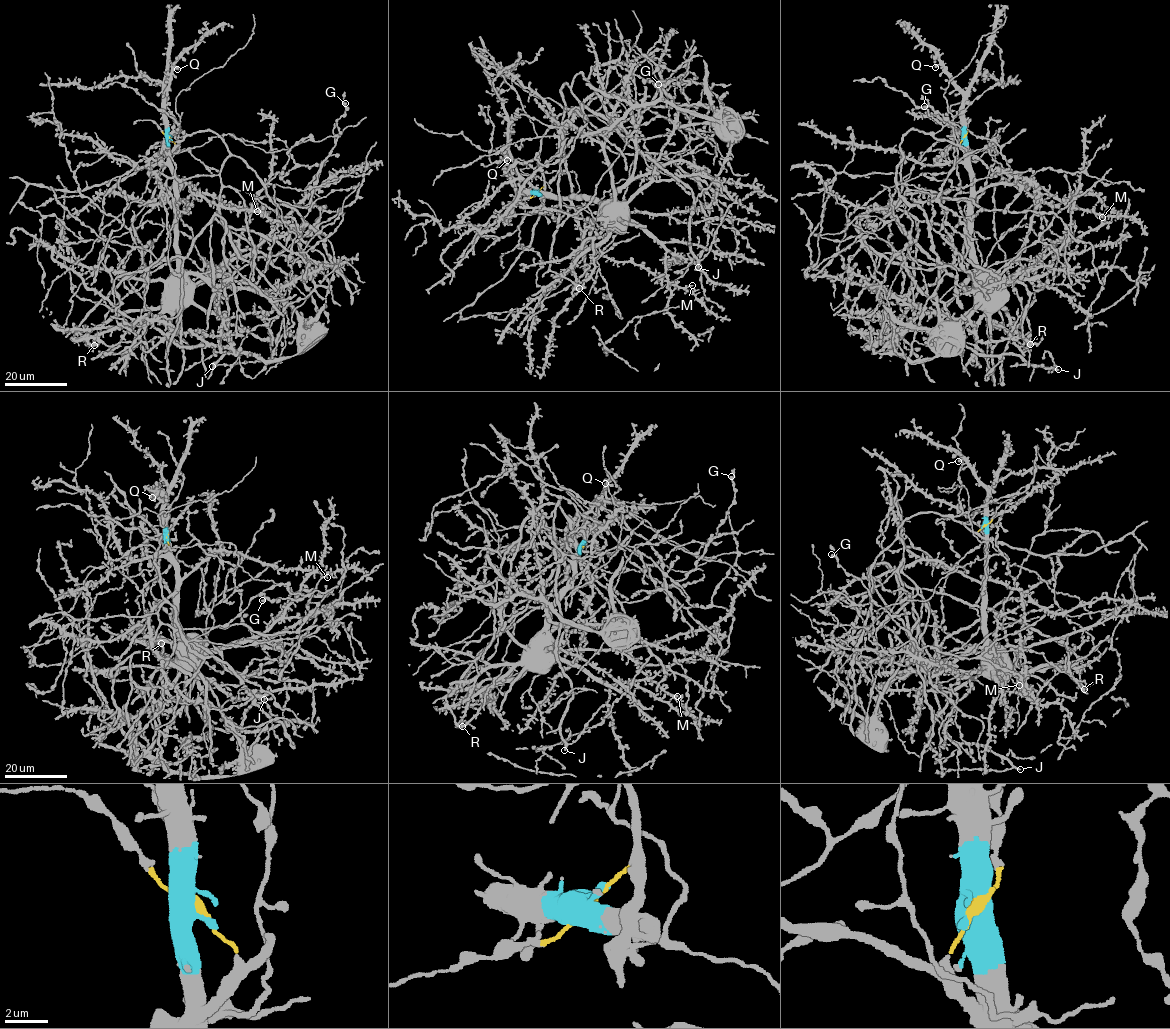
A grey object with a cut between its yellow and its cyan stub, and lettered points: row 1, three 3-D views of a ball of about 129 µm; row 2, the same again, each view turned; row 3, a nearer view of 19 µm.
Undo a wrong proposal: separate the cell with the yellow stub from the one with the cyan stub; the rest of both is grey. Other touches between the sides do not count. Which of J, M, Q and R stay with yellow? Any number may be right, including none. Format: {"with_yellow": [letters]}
{"with_yellow": ["J"]}

